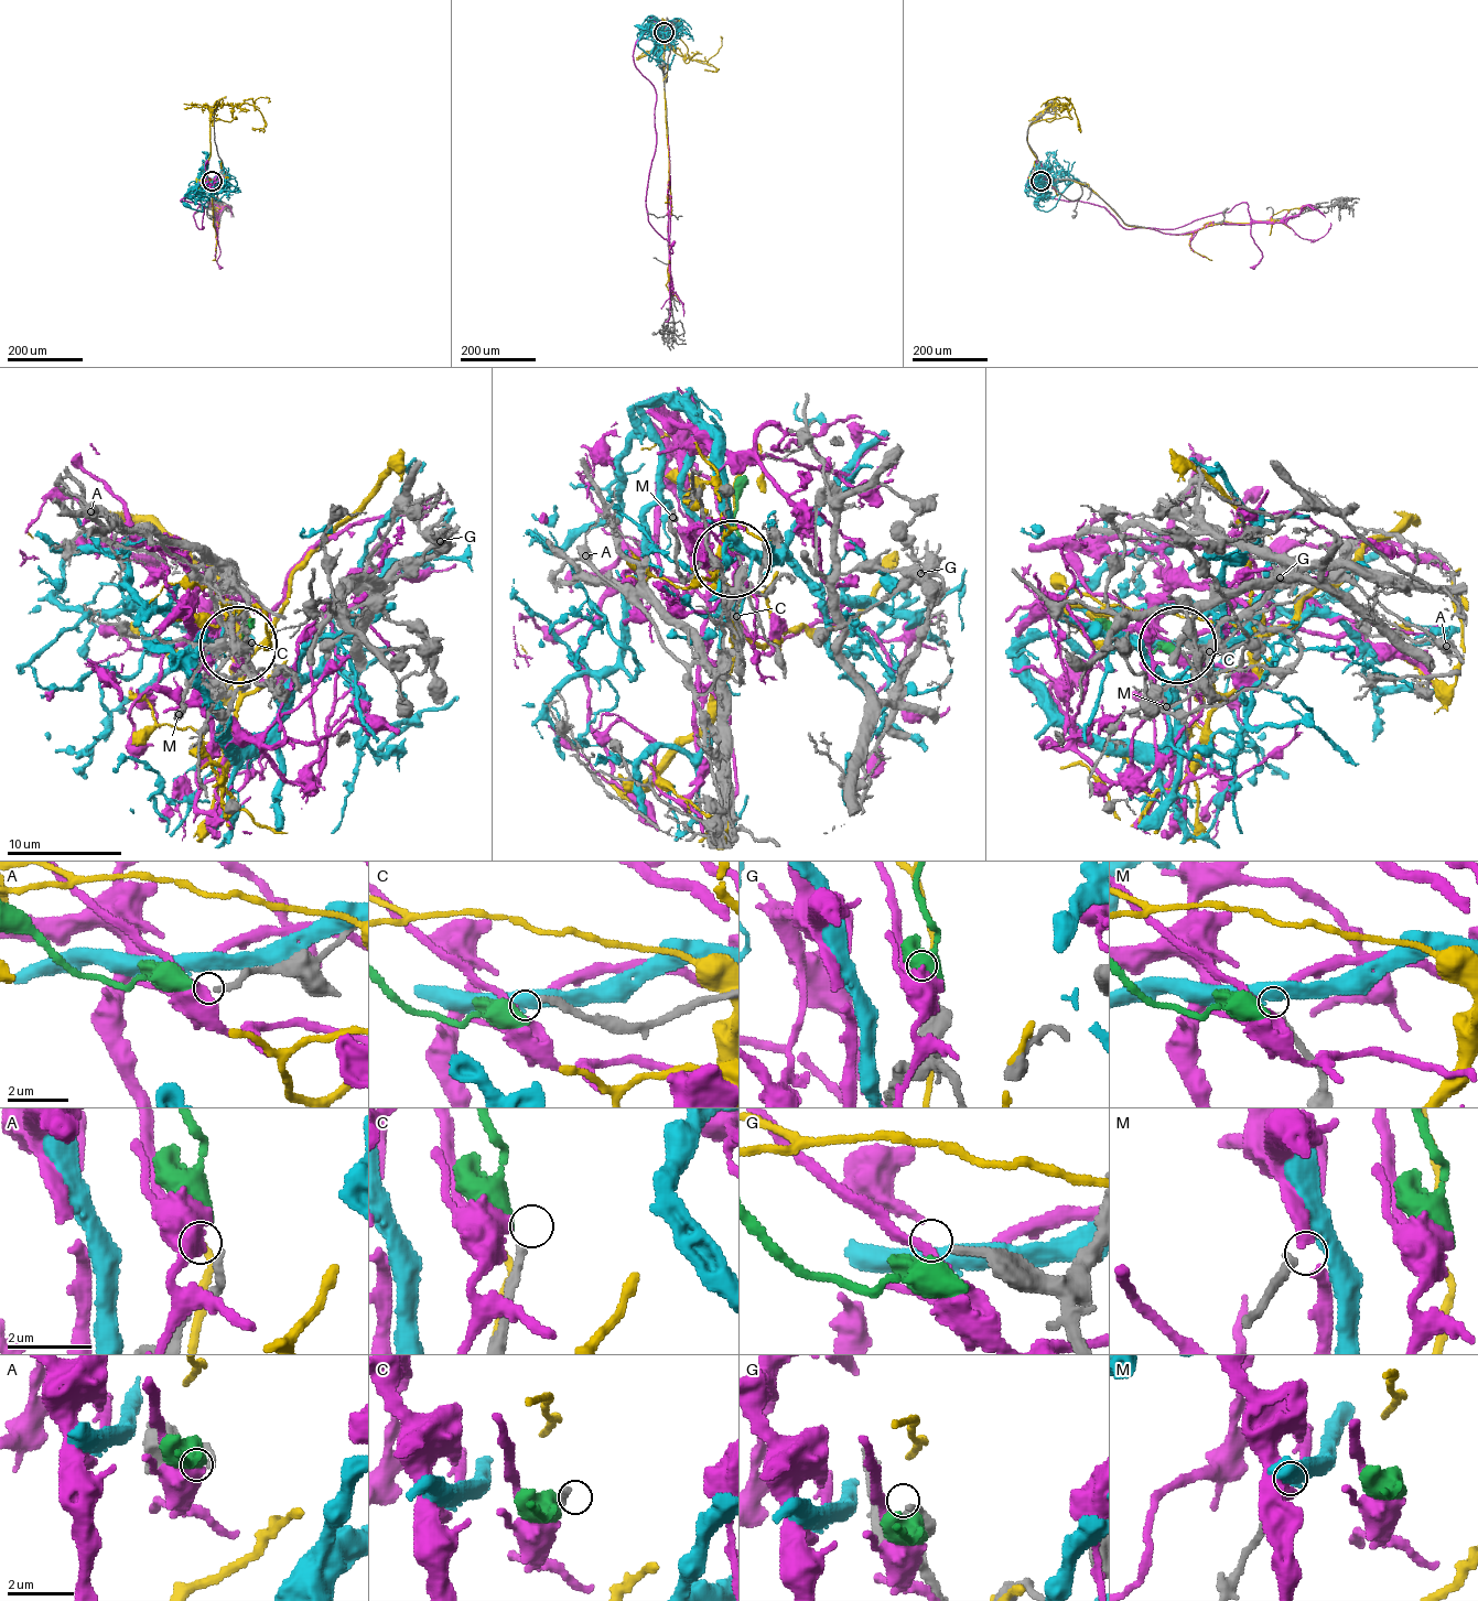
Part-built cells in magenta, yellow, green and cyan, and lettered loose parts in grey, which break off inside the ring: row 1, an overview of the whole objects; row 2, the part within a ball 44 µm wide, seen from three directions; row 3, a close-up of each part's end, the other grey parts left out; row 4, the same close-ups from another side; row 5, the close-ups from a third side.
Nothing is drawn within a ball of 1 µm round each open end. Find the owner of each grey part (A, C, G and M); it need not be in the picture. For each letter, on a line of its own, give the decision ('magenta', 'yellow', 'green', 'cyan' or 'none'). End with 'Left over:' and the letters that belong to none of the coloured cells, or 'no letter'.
A: green
C: none
G: none
M: cyan
Left over: C, G

